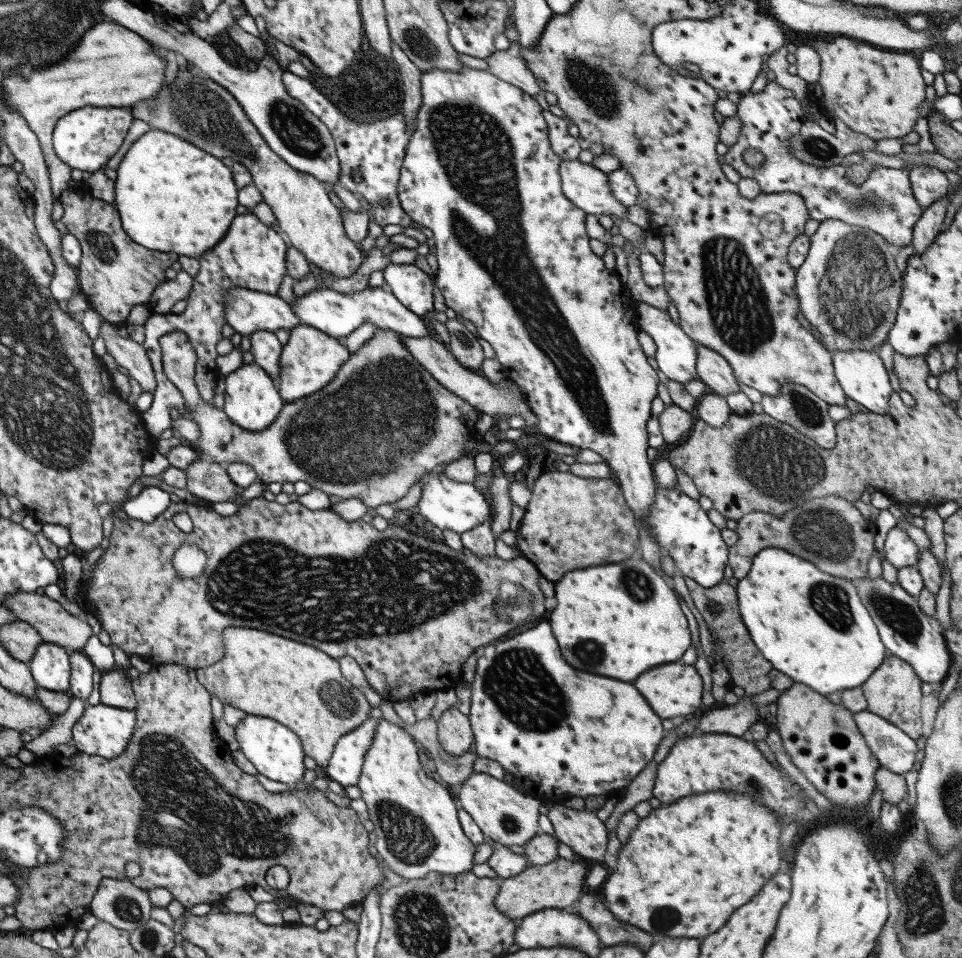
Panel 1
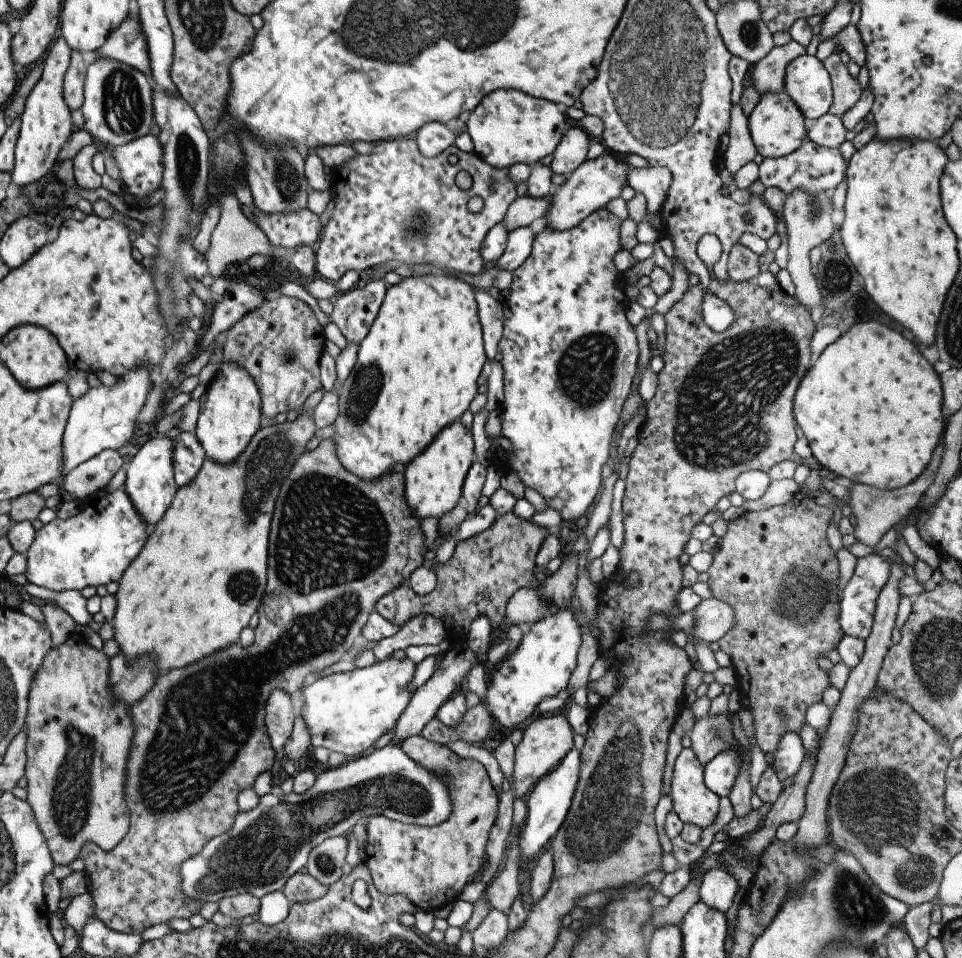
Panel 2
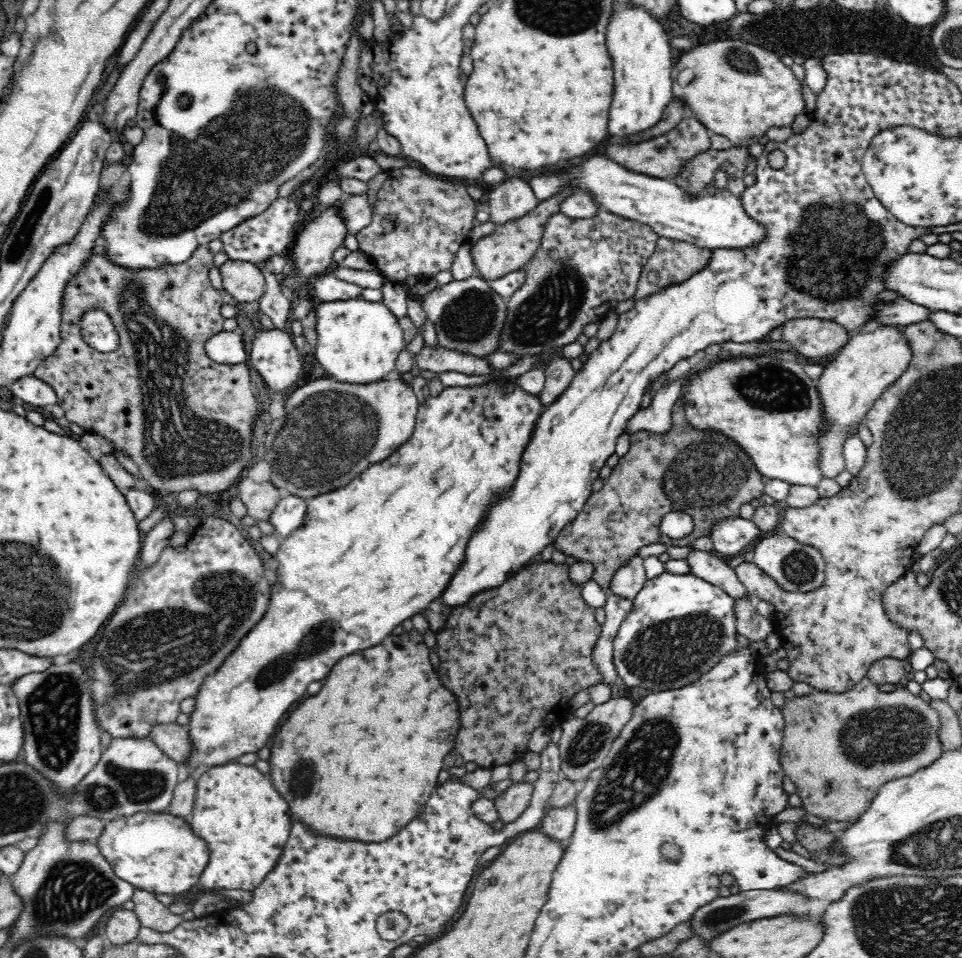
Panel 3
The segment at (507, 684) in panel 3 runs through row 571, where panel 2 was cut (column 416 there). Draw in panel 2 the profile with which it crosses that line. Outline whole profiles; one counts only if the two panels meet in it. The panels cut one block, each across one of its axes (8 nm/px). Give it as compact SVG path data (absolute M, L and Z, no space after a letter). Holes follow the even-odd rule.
M321 440L315 450L311 452L303 452L291 466L287 478L281 482L277 498L275 498L275 506L273 506L273 516L271 516L271 528L269 528L269 544L267 544L267 586L263 590L263 596L259 600L259 608L257 608L257 616L259 616L259 624L255 628L255 640L249 648L241 648L241 644L229 646L221 652L215 652L203 660L197 660L197 664L189 664L185 668L177 668L173 672L165 672L161 676L155 678L155 686L141 698L137 700L131 708L129 708L129 716L131 716L131 724L133 724L133 738L131 738L131 748L129 748L129 756L127 756L127 764L125 764L125 804L129 810L129 830L127 834L121 838L121 842L105 852L101 850L97 844L93 842L85 842L81 846L81 852L77 858L83 860L83 872L87 872L89 876L89 894L93 900L93 920L103 922L109 930L113 932L121 932L121 934L139 934L145 928L151 928L155 924L169 924L169 920L173 918L191 918L193 914L199 914L199 910L203 908L201 902L191 900L185 892L183 892L183 882L181 882L181 864L185 864L185 860L197 856L205 844L221 834L227 834L231 824L235 822L235 816L239 812L239 804L237 804L237 796L241 790L253 788L255 778L261 772L271 772L275 768L275 750L271 748L271 740L265 728L265 702L269 698L269 694L273 690L283 690L287 694L293 694L297 690L303 688L303 684L307 684L309 678L317 678L319 672L323 672L325 668L333 666L335 662L343 660L347 654L347 650L359 642L361 638L361 628L365 626L369 612L373 610L373 606L377 604L377 600L381 600L381 596L389 594L391 590L395 590L397 586L401 586L403 582L407 582L407 578L413 574L413 570L417 570L423 564L423 542L421 542L421 530L419 530L419 522L413 512L407 508L405 502L405 476L391 472L375 482L365 482L359 480L357 476L353 476L351 472L347 472L339 458L335 456L335 444L333 440ZM305 512L309 518L313 520L305 520ZM319 530L319 532L317 532ZM323 530L331 530L331 532L321 532ZM333 536L337 536L339 540L333 540ZM317 540L317 550L311 550L313 542Z

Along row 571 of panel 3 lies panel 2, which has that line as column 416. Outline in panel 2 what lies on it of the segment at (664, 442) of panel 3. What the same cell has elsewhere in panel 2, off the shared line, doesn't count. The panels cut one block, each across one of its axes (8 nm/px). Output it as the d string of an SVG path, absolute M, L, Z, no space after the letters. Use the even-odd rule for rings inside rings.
M511 512L505 516L499 516L493 526L489 526L485 532L471 536L463 542L457 542L455 552L451 554L449 562L439 564L431 568L437 576L435 588L427 596L415 594L407 582L391 590L389 594L381 596L377 604L373 606L379 616L389 620L393 626L405 624L415 616L433 616L435 620L441 620L445 624L445 646L451 652L457 652L463 648L465 636L469 632L469 624L475 618L485 616L491 626L491 642L489 646L505 642L505 628L507 628L507 614L505 608L509 604L509 598L523 588L539 590L541 580L535 578L533 568L535 556L543 544L543 538L549 530L543 530L529 520L515 518Z

